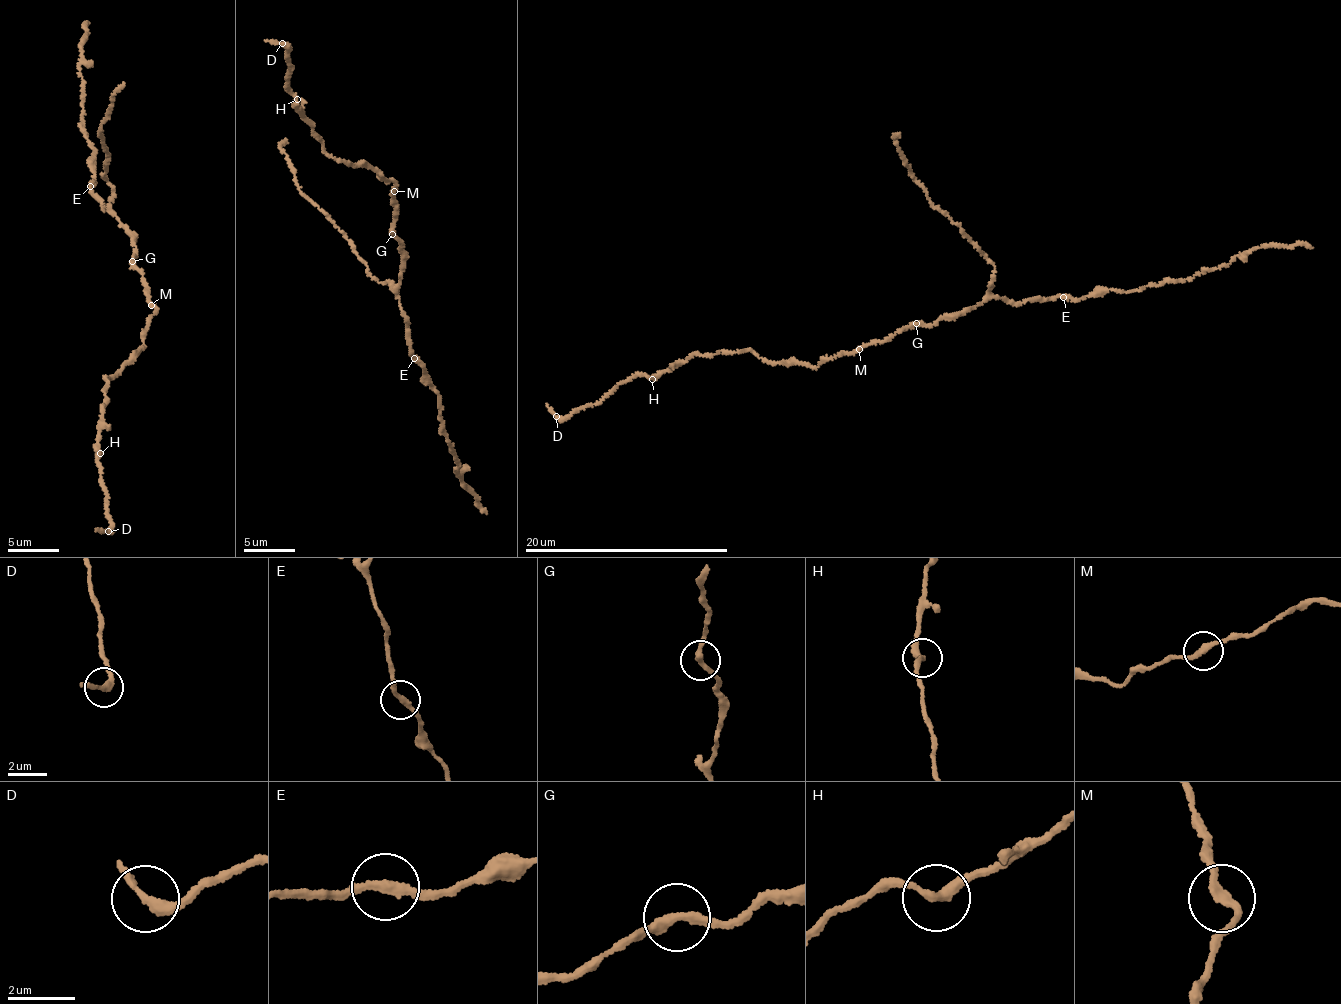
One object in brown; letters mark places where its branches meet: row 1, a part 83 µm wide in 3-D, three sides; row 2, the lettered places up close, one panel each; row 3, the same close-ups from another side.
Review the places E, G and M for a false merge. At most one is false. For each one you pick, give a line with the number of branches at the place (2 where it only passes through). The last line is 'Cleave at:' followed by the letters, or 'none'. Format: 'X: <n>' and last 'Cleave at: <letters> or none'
Cleave at: none

